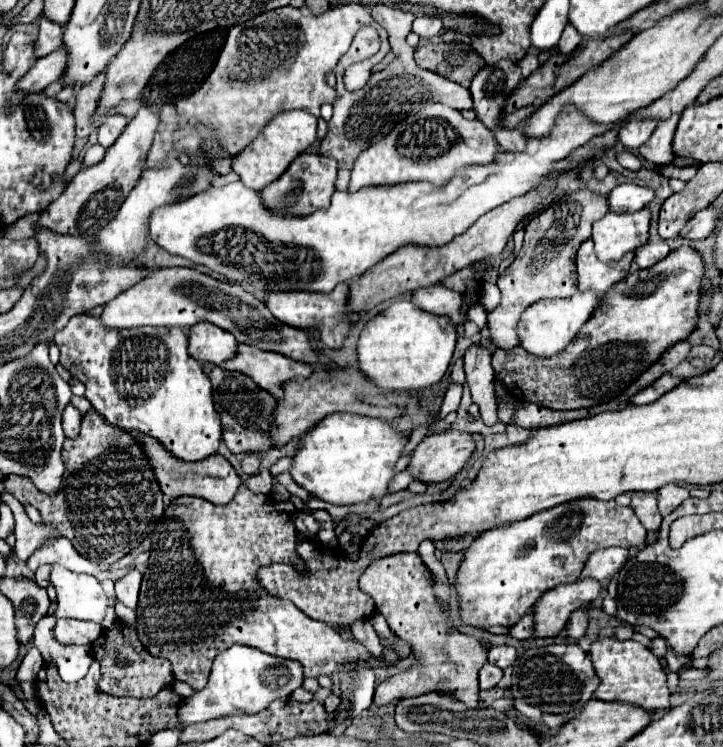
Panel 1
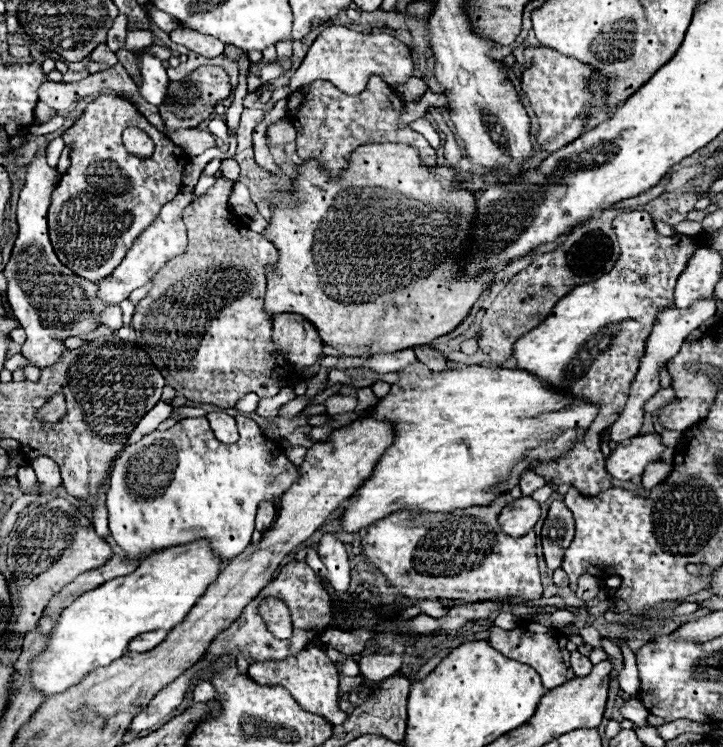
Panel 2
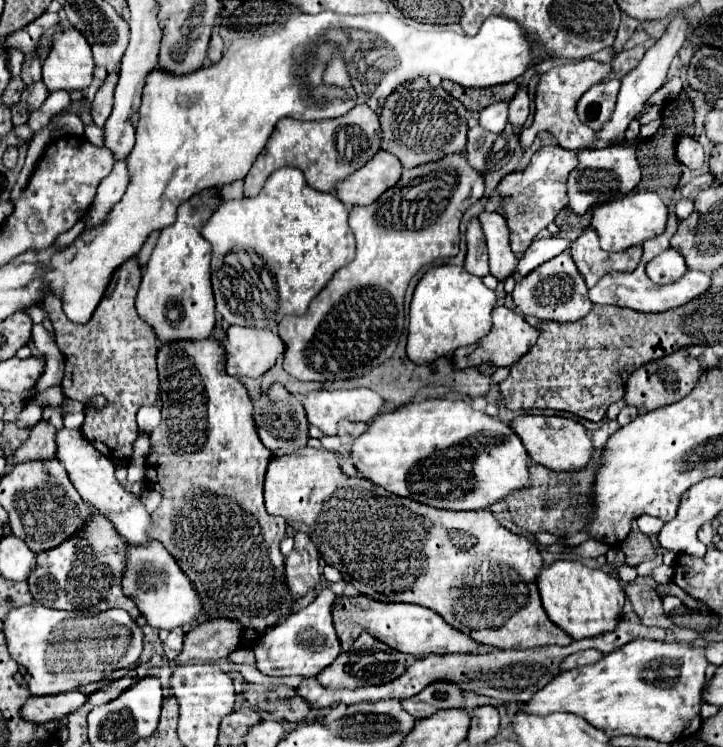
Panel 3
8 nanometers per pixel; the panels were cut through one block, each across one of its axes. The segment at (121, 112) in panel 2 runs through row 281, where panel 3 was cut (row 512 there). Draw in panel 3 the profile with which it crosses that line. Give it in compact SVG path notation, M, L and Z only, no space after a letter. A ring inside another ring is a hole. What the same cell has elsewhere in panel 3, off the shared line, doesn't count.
M90 508L88 522L68 540L52 550L38 554L38 566L30 574L28 584L36 602L56 610L76 612L104 612L110 608L124 608L134 620L140 616L134 600L122 592L122 576L128 566L126 540L116 534L114 524Z

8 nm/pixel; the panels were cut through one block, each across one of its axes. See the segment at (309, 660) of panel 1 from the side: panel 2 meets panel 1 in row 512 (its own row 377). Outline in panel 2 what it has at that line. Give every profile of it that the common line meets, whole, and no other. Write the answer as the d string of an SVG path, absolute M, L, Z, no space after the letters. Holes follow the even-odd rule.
M216 178L206 194L184 208L182 218L188 228L186 254L172 258L152 278L152 288L136 304L132 318L138 346L150 356L156 368L160 368L168 386L192 402L214 404L220 408L232 408L248 392L254 392L260 398L276 396L280 392L280 378L288 378L294 370L272 344L272 316L264 312L268 284L266 266L278 262L278 252L272 242L252 232L244 220L228 208L232 184L234 182L226 178Z

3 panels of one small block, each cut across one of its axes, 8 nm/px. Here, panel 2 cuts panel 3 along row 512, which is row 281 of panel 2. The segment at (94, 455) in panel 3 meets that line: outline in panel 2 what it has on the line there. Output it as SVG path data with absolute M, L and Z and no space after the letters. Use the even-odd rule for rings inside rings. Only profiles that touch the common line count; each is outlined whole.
M182 188L180 194L163 206L158 214L158 218L134 240L134 246L128 250L126 258L122 260L122 264L112 272L112 276L104 278L98 282L100 290L98 296L104 298L104 302L108 304L120 304L122 300L126 300L136 288L142 288L158 270L162 270L172 258L180 256L186 252L186 228L182 220L182 212L190 202L194 200L194 188Z

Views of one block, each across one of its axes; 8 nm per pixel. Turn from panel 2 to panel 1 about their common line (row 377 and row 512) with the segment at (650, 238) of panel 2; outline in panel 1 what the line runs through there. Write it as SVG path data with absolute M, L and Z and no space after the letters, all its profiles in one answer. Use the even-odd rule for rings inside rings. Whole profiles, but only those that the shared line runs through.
M578 498L572 502L564 502L560 506L536 512L522 522L510 522L496 526L484 534L480 534L464 554L456 576L456 592L460 600L460 616L464 624L490 628L494 624L514 626L520 616L524 616L536 602L542 598L544 592L556 588L564 582L574 582L580 578L582 568L588 556L594 550L610 548L610 546L644 546L646 544L646 530L640 524L638 516L632 508L618 506L614 500L598 500L598 498Z

